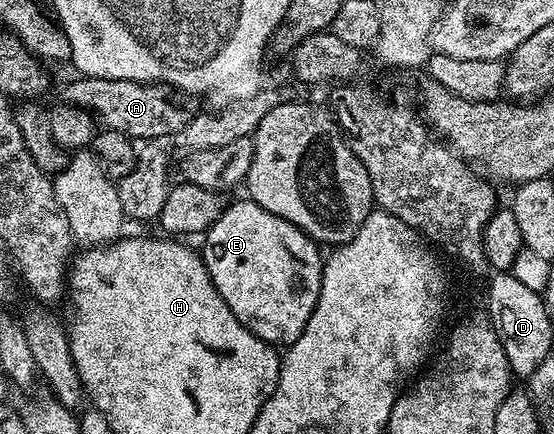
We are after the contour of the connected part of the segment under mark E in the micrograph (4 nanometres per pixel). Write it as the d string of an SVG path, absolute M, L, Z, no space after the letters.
M249 198L236 201L231 208L229 205L215 224L207 229L202 241L202 261L220 298L228 302L228 310L232 310L240 323L266 344L294 344L296 338L304 334L304 326L308 326L308 318L312 318L312 310L320 298L324 256L318 253L319 245L304 235L295 224L264 210Z

